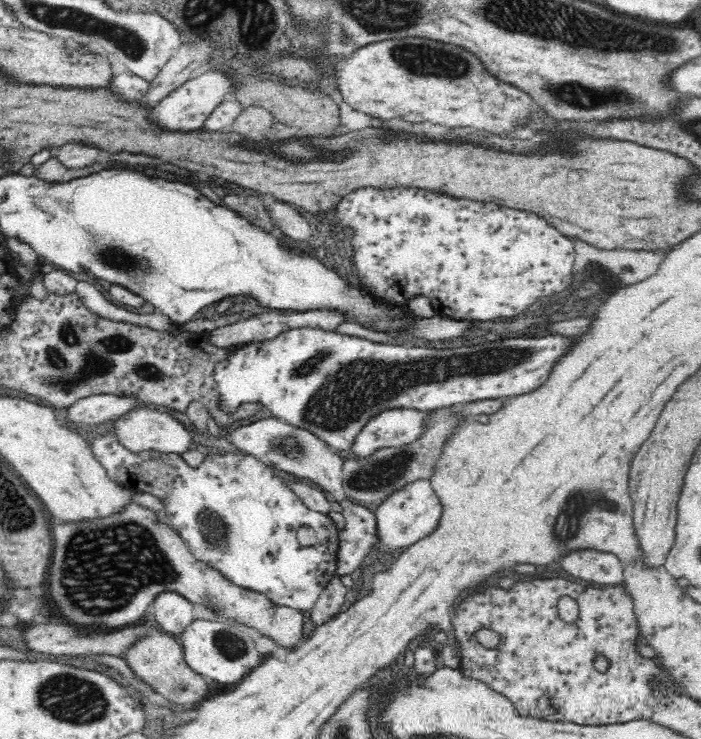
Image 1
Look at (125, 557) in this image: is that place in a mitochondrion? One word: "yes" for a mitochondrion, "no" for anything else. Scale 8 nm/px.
yes

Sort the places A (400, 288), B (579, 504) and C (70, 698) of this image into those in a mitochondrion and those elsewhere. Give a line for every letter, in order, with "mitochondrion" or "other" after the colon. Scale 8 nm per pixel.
A: other
B: mitochondrion
C: mitochondrion

